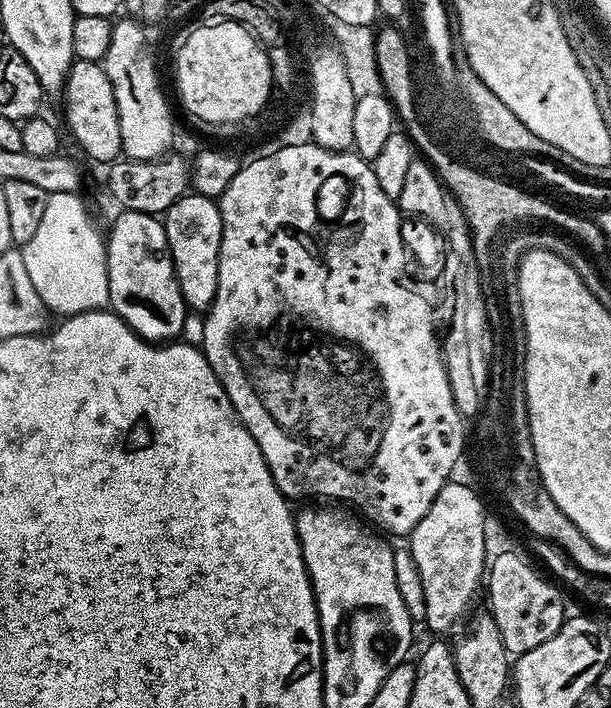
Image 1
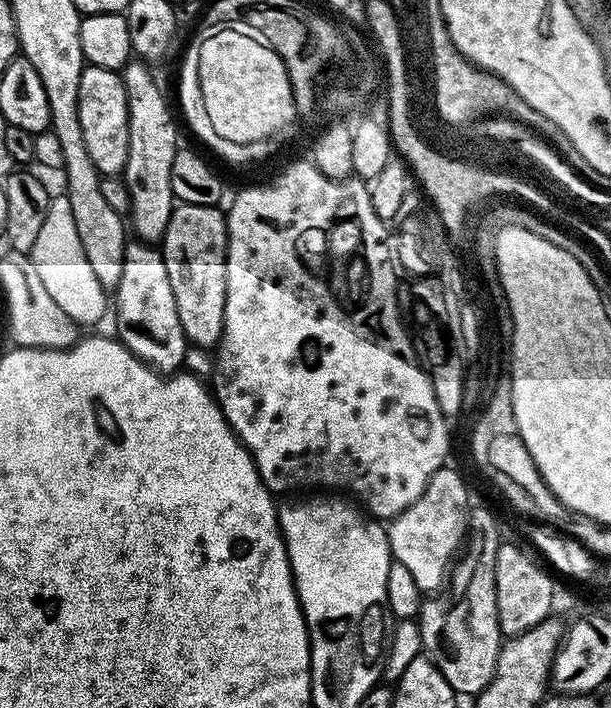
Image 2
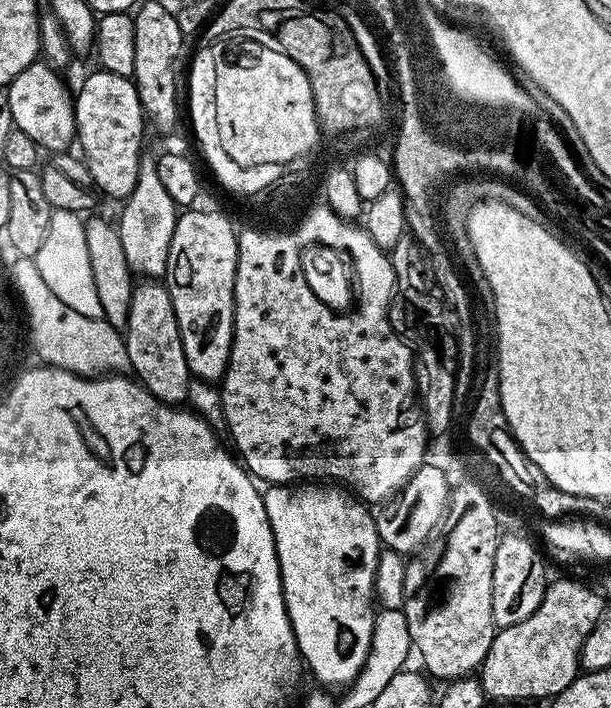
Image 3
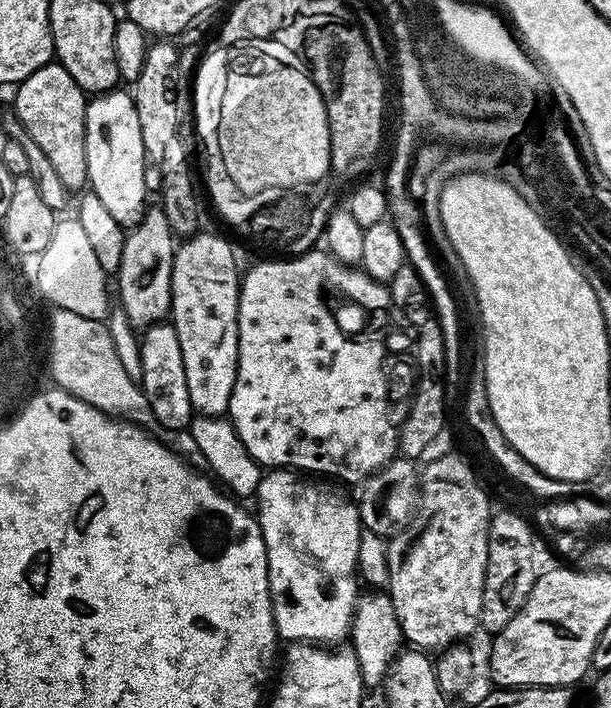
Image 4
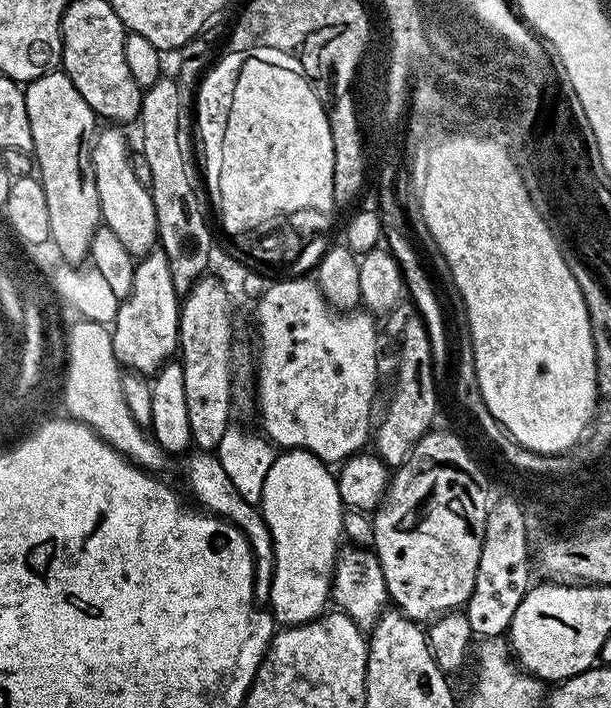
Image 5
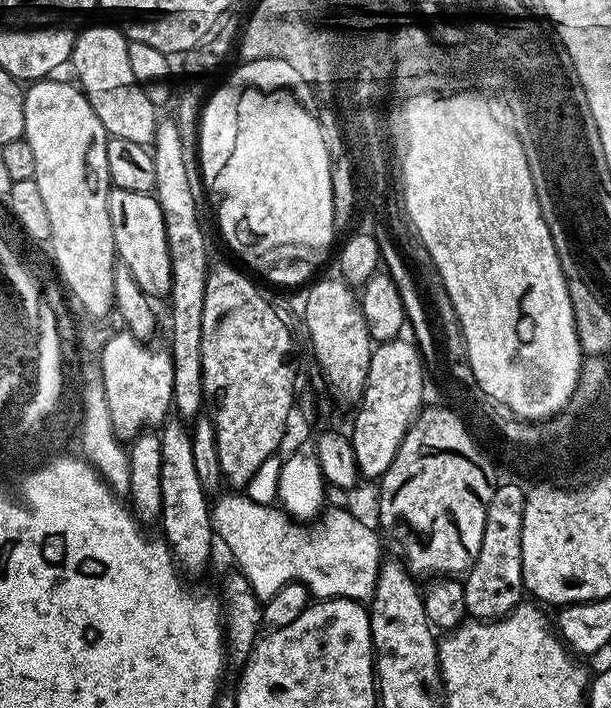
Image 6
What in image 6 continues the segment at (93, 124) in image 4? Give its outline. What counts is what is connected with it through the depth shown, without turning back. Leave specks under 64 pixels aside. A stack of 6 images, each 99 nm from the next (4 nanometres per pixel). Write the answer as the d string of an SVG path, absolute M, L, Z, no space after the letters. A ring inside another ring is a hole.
M113 187L108 194L108 209L110 210L110 226L114 230L116 255L119 263L129 268L135 282L149 298L167 297L172 290L172 247L168 245L168 231L162 218L160 204L155 195L144 192L131 192L128 188Z

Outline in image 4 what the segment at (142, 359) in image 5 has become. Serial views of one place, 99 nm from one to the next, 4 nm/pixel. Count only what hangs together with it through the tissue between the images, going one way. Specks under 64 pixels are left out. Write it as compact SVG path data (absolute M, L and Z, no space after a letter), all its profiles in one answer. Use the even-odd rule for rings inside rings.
M149 207L139 224L124 237L119 271L114 279L120 283L119 305L133 328L143 330L161 323L172 306L172 263L178 247L170 222L163 208Z

